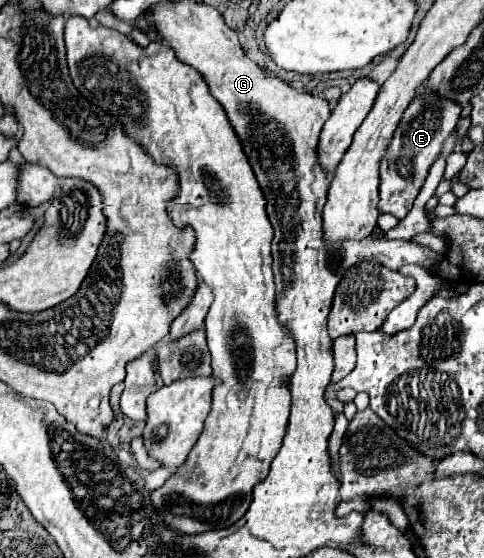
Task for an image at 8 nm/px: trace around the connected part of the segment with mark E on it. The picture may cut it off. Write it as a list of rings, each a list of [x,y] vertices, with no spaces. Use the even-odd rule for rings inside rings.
[[[422,82],[416,88],[416,96],[406,108],[402,122],[398,124],[392,142],[380,160],[380,202],[378,202],[380,212],[388,212],[398,220],[402,220],[410,212],[428,176],[430,166],[442,154],[444,140],[456,128],[460,112],[462,106],[458,102],[434,94],[428,88],[428,82]]]

